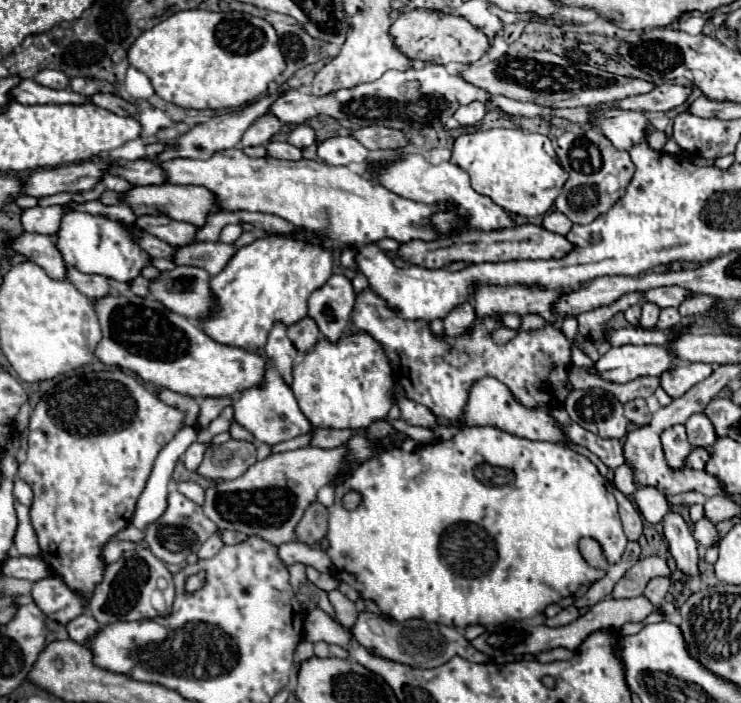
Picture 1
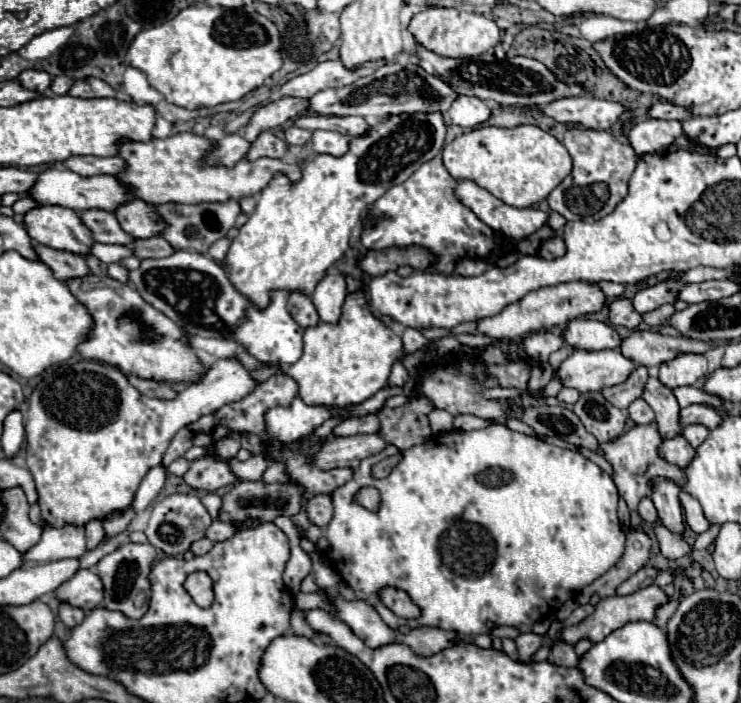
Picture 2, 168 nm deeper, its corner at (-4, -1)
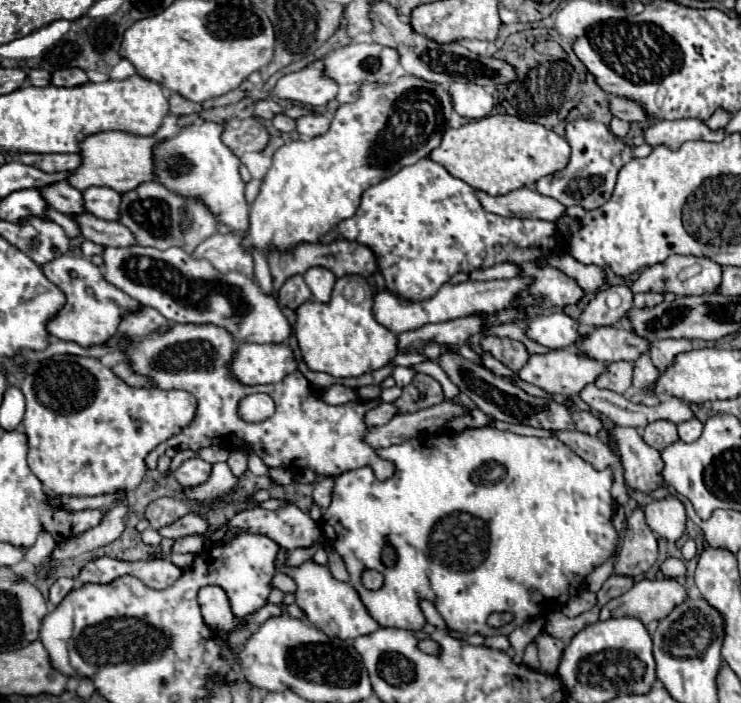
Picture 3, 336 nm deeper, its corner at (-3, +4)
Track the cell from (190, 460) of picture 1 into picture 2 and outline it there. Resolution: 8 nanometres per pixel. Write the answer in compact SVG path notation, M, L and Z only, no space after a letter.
M180 457L180 459L176 459L176 461L172 461L170 465L168 465L168 473L170 475L176 475L176 477L182 477L186 471L188 471L188 467L190 467L190 461L186 461L184 457Z

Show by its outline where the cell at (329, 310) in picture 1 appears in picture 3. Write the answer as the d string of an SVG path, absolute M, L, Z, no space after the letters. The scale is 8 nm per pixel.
M309 268L303 274L309 290L313 292L313 298L321 304L327 304L331 300L331 292L333 292L333 284L337 280L337 276L333 276L333 272L329 272L327 268Z

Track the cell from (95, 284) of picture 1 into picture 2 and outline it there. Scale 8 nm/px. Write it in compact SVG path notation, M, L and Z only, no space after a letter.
M32 243L34 253L38 255L38 259L50 267L50 271L54 273L56 279L60 281L68 281L74 277L84 277L88 275L88 267L84 263L82 255L76 253L68 253L68 251L58 251L40 243Z

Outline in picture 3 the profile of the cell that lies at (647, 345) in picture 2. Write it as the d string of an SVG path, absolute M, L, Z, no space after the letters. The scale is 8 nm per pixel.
M605 326L581 338L581 352L601 362L633 362L637 356L649 352L649 344L649 340L637 336L633 330Z

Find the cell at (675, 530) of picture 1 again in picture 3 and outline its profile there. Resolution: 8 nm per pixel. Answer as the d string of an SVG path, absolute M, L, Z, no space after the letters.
M615 426L613 436L617 440L627 484L643 494L659 490L665 482L661 480L661 454L649 448L635 428Z

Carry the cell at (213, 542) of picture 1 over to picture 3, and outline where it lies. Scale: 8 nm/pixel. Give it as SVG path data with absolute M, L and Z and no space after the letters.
M185 536L181 540L175 540L173 544L175 552L191 552L201 554L205 550L205 538L203 536Z

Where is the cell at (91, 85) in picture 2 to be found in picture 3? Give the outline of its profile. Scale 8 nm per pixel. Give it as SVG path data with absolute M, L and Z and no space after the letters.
M65 68L65 70L57 70L53 72L53 86L61 86L61 88L73 88L73 86L81 86L87 84L89 78L81 68Z

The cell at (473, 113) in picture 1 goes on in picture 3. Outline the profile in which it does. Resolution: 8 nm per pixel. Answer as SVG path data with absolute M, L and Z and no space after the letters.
M451 84L449 94L453 100L453 108L459 116L477 120L485 118L493 110L493 98L491 94L477 86L477 84Z

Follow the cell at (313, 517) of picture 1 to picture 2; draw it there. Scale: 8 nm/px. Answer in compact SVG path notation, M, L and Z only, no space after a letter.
M314 495L308 499L306 505L308 511L308 519L312 523L316 523L318 527L326 527L330 523L332 517L332 499L330 495Z

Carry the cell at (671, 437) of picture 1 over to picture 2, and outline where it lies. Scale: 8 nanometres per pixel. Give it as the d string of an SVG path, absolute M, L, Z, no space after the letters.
M656 375L648 377L642 399L656 413L656 423L658 423L662 437L674 437L674 435L680 433L680 425L678 425L680 405L676 401L672 389L666 387L664 383L660 383Z

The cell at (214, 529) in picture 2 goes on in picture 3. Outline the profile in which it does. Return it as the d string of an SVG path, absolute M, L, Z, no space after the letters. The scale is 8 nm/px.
M191 512L191 514L187 514L185 518L177 520L175 524L161 528L159 534L165 536L165 538L179 540L179 538L185 538L185 536L189 536L189 534L205 534L207 530L209 530L207 518L201 516L201 514L197 514L197 512Z

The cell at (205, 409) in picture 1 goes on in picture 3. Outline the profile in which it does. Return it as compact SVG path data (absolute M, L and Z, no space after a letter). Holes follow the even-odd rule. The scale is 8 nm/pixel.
M345 276L339 278L331 302L319 304L319 302L305 302L297 308L297 322L295 322L295 338L299 342L301 354L309 370L313 372L325 372L333 378L355 378L365 372L379 370L387 366L401 350L397 348L397 334L389 332L383 324L377 324L377 318L373 316L373 292L371 286L361 276ZM349 280L357 280L367 296L361 304L351 304L343 296L343 288Z

